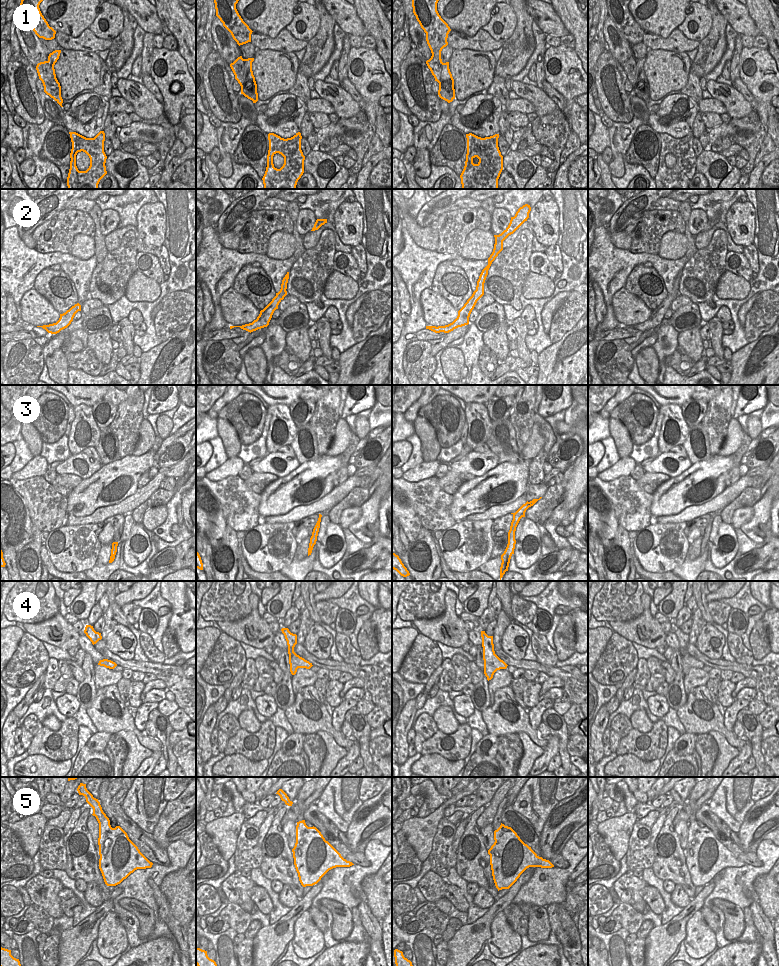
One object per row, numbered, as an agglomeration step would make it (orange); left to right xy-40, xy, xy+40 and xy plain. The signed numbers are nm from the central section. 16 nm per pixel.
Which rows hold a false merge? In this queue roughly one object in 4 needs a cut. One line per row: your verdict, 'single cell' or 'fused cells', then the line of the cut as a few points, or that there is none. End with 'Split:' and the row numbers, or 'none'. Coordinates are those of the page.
1: fused cells; cut in xy along (244, 59), (244, 73), (248, 81), (246, 86), (257, 100)
2: fused cells; cut in xy along (269, 304), (264, 309)
3: fused cells; cut in xy+40 along (508, 535), (509, 538)
4: single cell; no cut
5: single cell; no cut
Split: 1, 2, 3

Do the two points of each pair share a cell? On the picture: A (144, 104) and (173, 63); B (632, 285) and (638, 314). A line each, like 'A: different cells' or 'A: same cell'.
A: different cells
B: different cells

